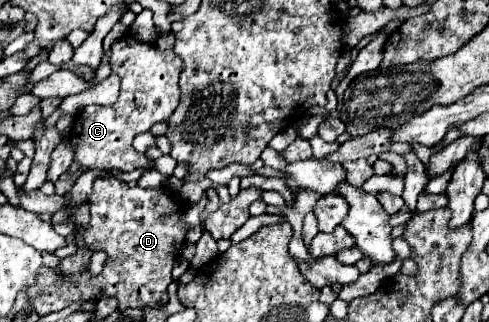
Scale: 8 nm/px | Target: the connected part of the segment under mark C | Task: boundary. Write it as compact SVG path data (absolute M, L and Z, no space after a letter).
M124 36L112 46L110 66L112 72L122 78L120 96L112 106L86 106L76 116L70 132L70 144L76 150L74 160L88 170L116 168L120 172L132 172L136 168L148 168L152 160L148 160L146 154L138 154L132 148L132 140L136 134L148 132L152 124L168 120L176 110L180 100L178 78L184 64L172 50L158 50L156 44Z

